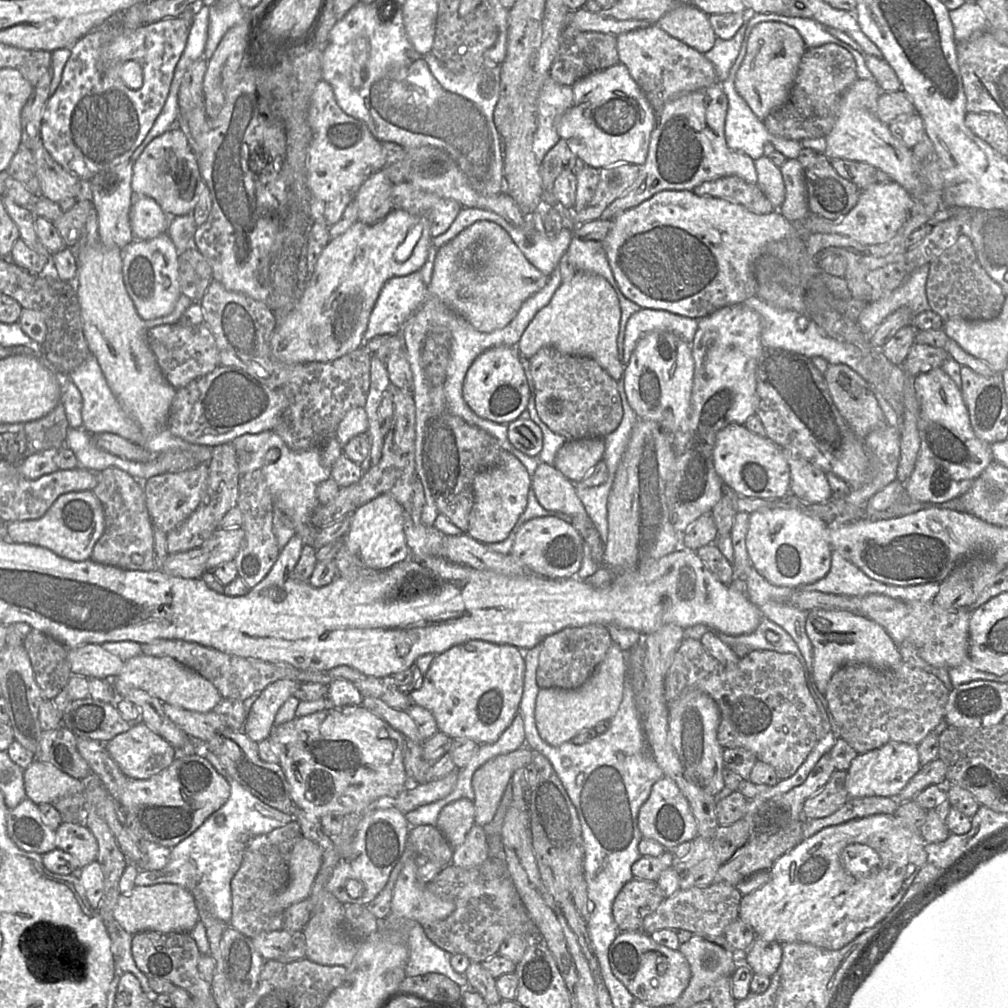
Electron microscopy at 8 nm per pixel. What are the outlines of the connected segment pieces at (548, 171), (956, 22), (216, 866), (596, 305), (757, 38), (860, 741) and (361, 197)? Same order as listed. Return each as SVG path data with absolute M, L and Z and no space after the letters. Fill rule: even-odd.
M560 139L550 149L540 163L539 172L543 186L544 205L555 205L556 198L553 195L553 186L557 177L564 171L577 169L580 164L576 154L571 150L567 140Z
M976 2L964 3L957 9L949 10L949 18L956 42L966 41L973 33L988 28L988 20Z
M203 750L204 756L230 785L230 796L226 803L189 837L171 848L167 864L160 870L140 871L135 886L150 886L161 883L179 885L193 895L193 891L202 891L213 906L217 917L227 926L232 918L231 881L239 870L245 849L255 836L268 833L275 828L294 821L292 815L269 806L254 796L236 780L220 763L218 757L209 750Z
M576 271L570 281L561 283L549 304L529 323L518 343L520 356L529 359L542 347L553 347L565 354L594 359L618 381L624 378L625 371L617 349L620 318L619 301L610 283L600 275Z
M762 22L751 31L745 58L736 73L735 88L761 121L788 99L806 50L799 32L784 23Z
M904 661L888 669L847 664L832 675L825 699L838 727L839 738L844 739L858 754L864 754L889 742L918 745L944 719L949 692L938 677Z
M378 171L357 188L353 200L358 208L358 221L374 224L386 217L393 210L392 187L386 174Z

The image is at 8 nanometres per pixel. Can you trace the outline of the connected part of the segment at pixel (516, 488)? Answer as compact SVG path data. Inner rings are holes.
M503 451L499 461L474 477L474 503L465 532L485 545L505 540L527 505L531 477L524 465L511 453Z

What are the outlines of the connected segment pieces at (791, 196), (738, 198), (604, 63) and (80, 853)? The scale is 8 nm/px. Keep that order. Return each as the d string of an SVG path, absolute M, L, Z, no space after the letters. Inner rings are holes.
M787 159L780 171L785 185L785 199L778 209L789 221L806 217L810 211L806 200L804 168L798 159Z
M737 176L705 181L692 191L698 196L720 198L742 205L756 214L768 214L774 210L757 184L748 183Z
M567 27L562 34L559 50L550 70L550 77L558 84L573 86L579 79L594 72L606 70L618 63L620 60L616 36Z
M62 822L55 832L56 848L75 857L80 868L96 860L98 842L87 826Z

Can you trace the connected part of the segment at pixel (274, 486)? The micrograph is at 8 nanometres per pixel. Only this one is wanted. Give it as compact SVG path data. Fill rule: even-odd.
M273 432L258 451L239 456L238 470L241 475L261 470L272 495L274 506L284 514L285 518L292 521L300 536L308 537L308 526L313 526L310 520L311 514L320 504L316 495L317 486L331 477L331 469L324 467L321 463L319 448L304 451L291 450L283 439ZM273 448L280 451L280 456L275 462L266 463L266 453Z

